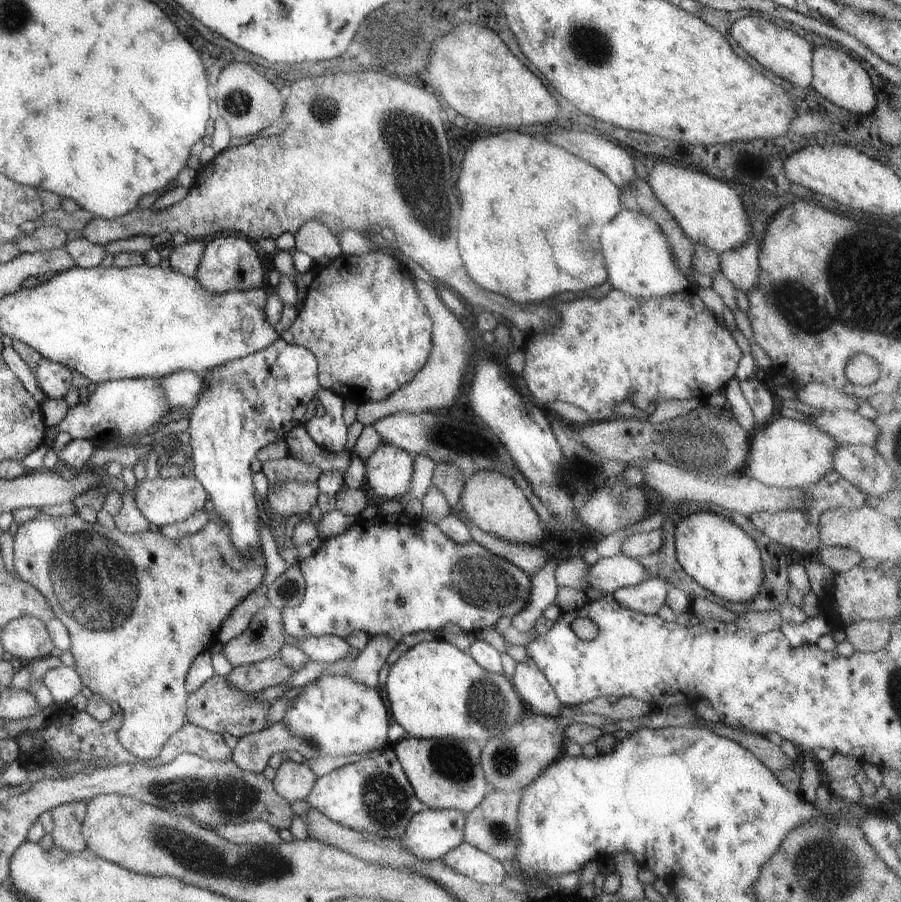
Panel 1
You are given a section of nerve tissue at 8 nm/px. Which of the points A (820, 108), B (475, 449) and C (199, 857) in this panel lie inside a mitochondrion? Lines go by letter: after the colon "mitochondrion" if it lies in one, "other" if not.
A: other
B: mitochondrion
C: mitochondrion

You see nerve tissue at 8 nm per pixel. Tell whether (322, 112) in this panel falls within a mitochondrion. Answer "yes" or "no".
yes

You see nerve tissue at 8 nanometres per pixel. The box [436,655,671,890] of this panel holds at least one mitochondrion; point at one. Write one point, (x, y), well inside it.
(486, 701)

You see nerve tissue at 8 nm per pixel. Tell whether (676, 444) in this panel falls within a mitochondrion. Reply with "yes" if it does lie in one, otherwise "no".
yes

